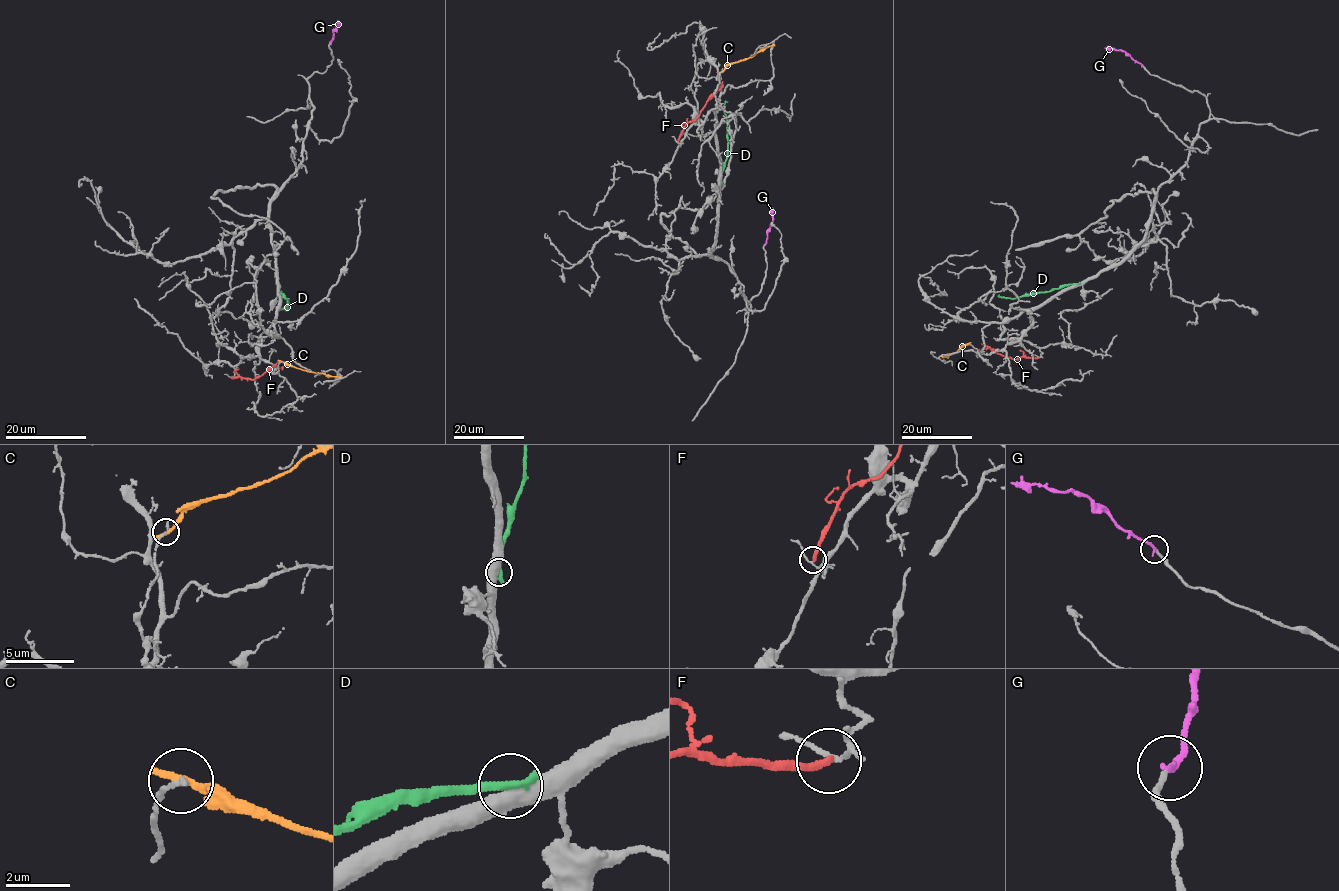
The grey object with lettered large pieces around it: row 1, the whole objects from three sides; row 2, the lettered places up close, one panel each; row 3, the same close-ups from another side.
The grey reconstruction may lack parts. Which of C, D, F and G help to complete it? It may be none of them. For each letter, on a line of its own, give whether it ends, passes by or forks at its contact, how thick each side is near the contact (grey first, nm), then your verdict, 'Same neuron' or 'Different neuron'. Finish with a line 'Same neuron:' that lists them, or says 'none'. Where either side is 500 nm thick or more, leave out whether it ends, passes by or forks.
C: It ends there. Thickness 180 nm (grey) against 280 nm. Different neuron
D: Thickness 550 nm (grey) against 320 nm. Different neuron
F: It ends there. Thickness 120 nm (grey) against 240 nm. Different neuron
G: It ends there. Thickness 160 nm (grey) against 240 nm. Same neuron
Same neuron: G

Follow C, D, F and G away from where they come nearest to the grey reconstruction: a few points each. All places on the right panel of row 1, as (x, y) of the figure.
C: (968, 344), (956, 353), (942, 356)
D: (1076, 284), (1012, 299), (999, 294)
F: (1039, 357), (1012, 359), (988, 347), (979, 349)
G: (1142, 65), (1123, 51), (1105, 47)

